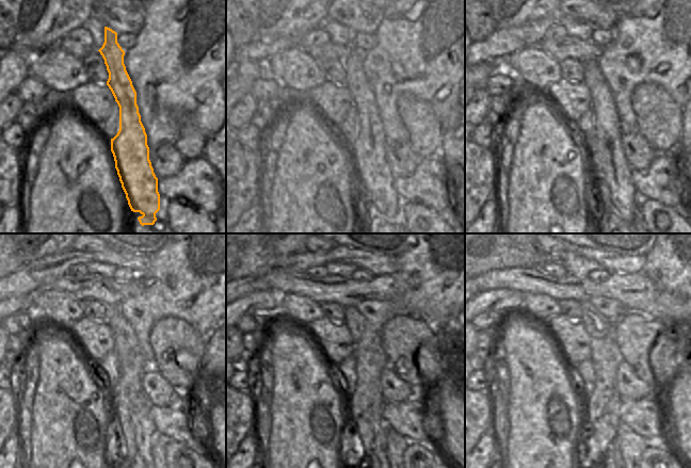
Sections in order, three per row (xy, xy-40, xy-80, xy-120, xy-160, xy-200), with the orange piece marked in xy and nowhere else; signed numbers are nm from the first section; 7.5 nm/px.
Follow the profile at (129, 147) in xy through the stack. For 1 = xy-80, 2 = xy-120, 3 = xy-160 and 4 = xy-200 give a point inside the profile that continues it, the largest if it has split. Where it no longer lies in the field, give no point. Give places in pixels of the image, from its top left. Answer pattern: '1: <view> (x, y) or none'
1: xy-80 (607, 159)
2: xy-120 (144, 429)
3: xy-160 (379, 447)
4: xy-200 (613, 446)

